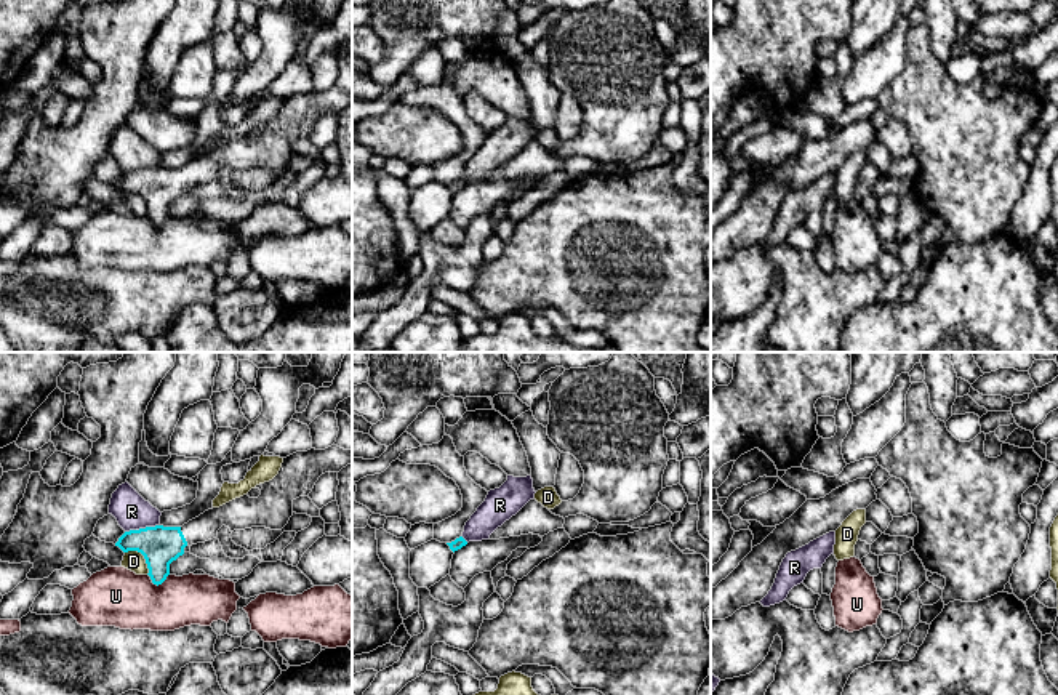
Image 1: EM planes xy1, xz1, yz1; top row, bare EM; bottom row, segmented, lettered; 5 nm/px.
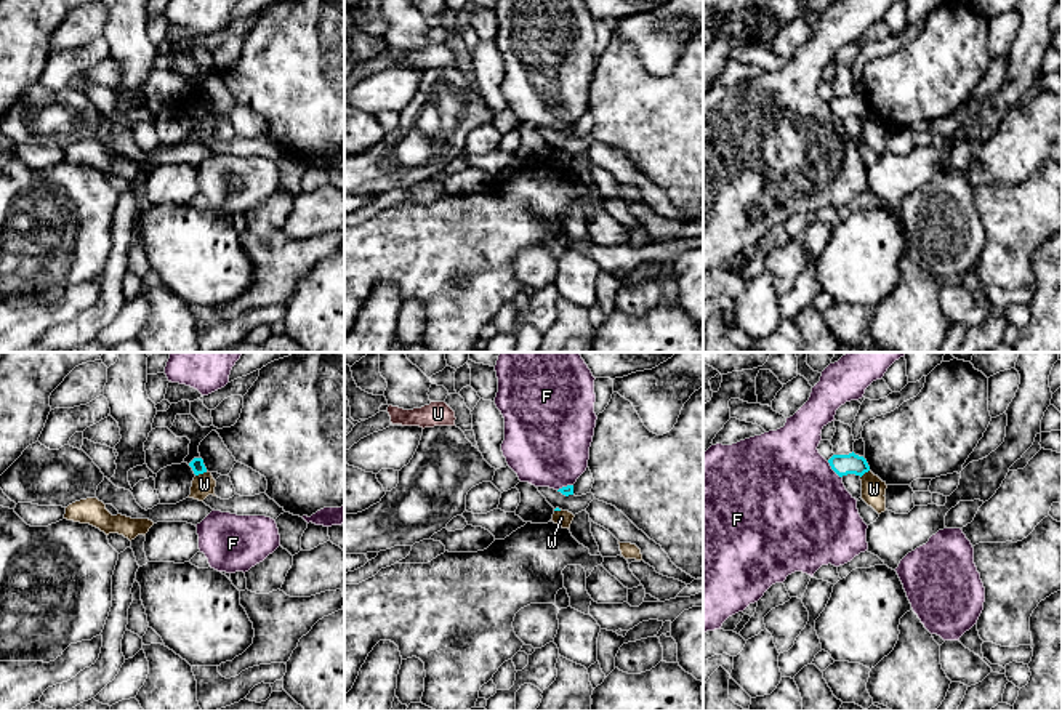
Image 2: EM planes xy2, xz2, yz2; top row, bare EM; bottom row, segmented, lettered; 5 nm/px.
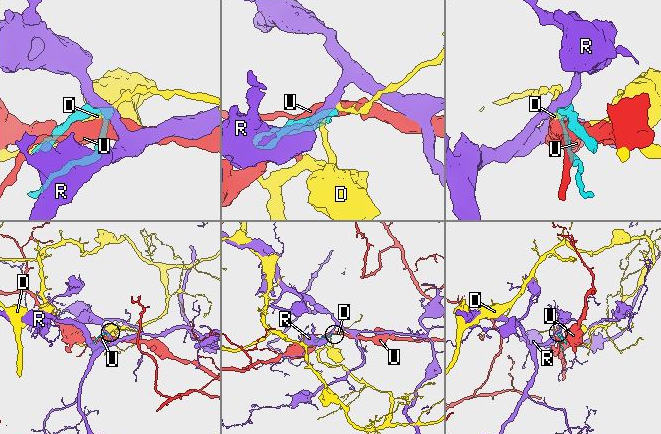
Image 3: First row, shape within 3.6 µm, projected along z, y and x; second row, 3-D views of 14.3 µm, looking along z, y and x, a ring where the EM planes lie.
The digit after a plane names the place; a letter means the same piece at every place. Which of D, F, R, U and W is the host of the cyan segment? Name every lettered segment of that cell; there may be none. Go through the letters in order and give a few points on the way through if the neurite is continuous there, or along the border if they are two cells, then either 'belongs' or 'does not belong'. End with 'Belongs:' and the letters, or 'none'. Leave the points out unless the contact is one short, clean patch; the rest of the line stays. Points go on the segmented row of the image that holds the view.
D: border along xy1 (125, 551), (138, 551), (144, 559), (148, 574); does not belong
F: does not belong
R: border along xy1 (157, 524), (125, 532); does not belong
U: does not belong
W: border along xy2 (207, 471), (196, 476); does not belong
Belongs: none

